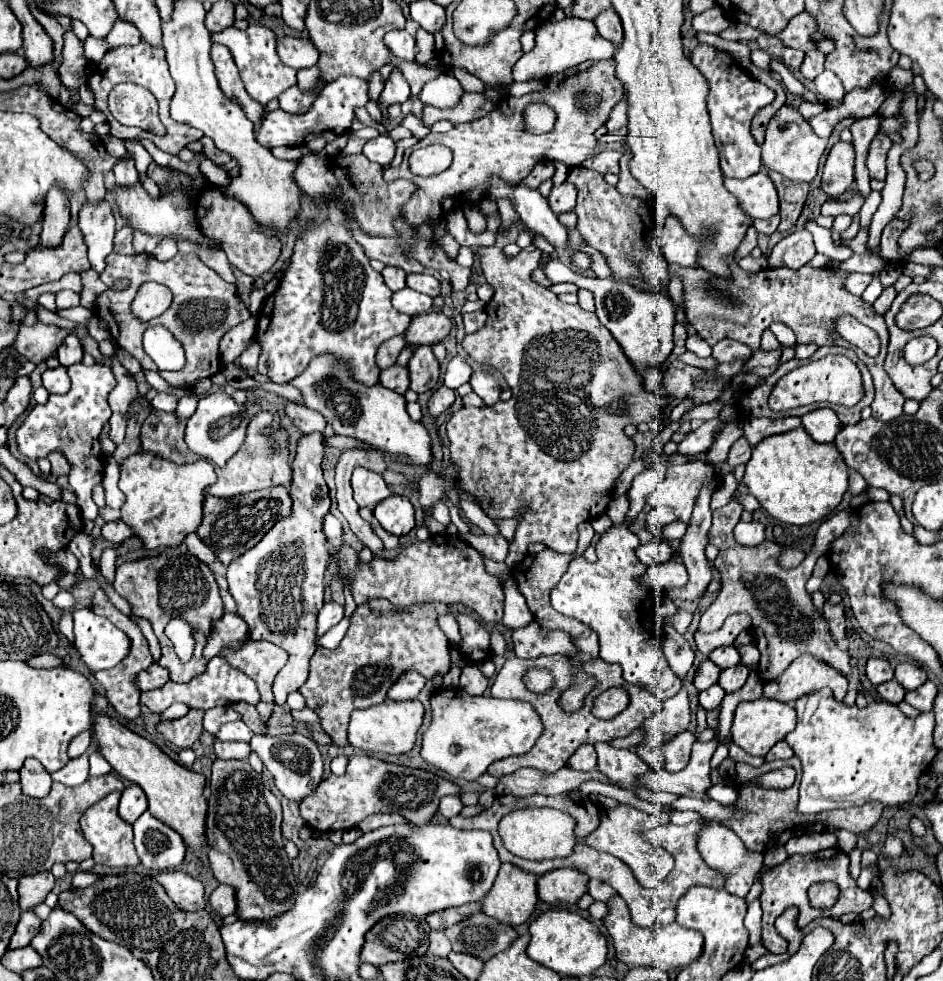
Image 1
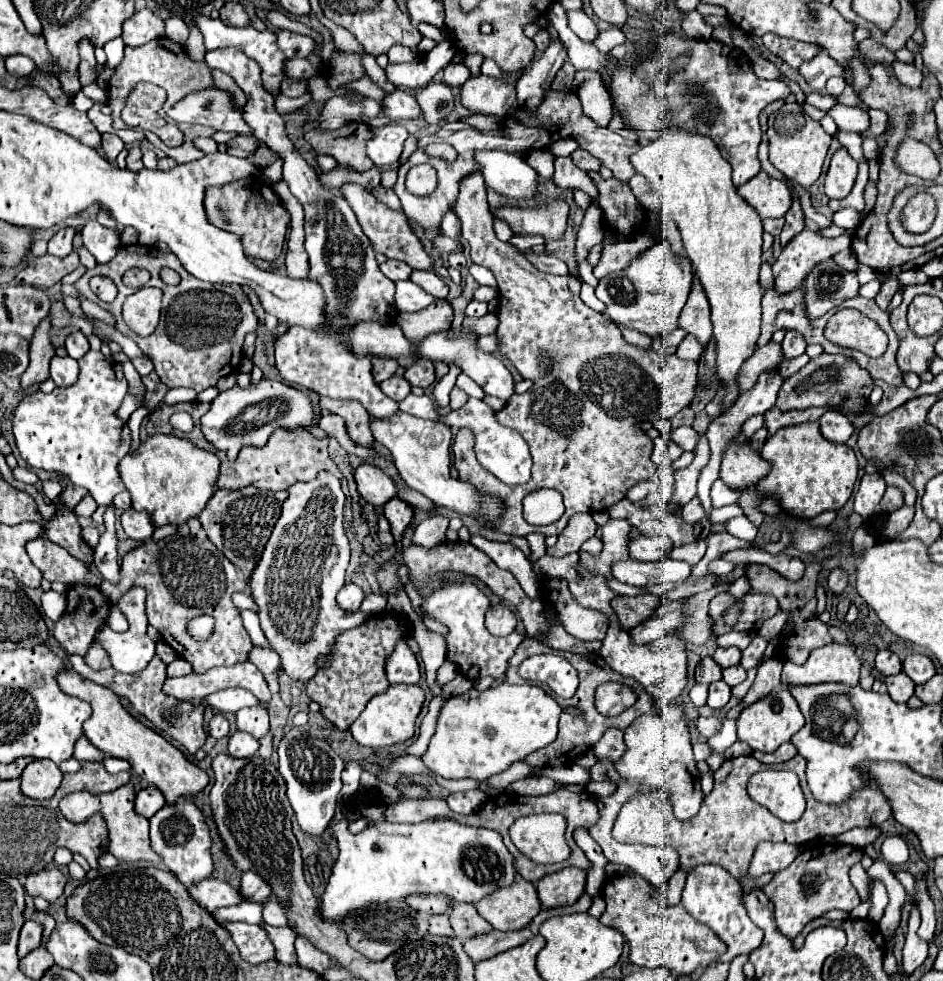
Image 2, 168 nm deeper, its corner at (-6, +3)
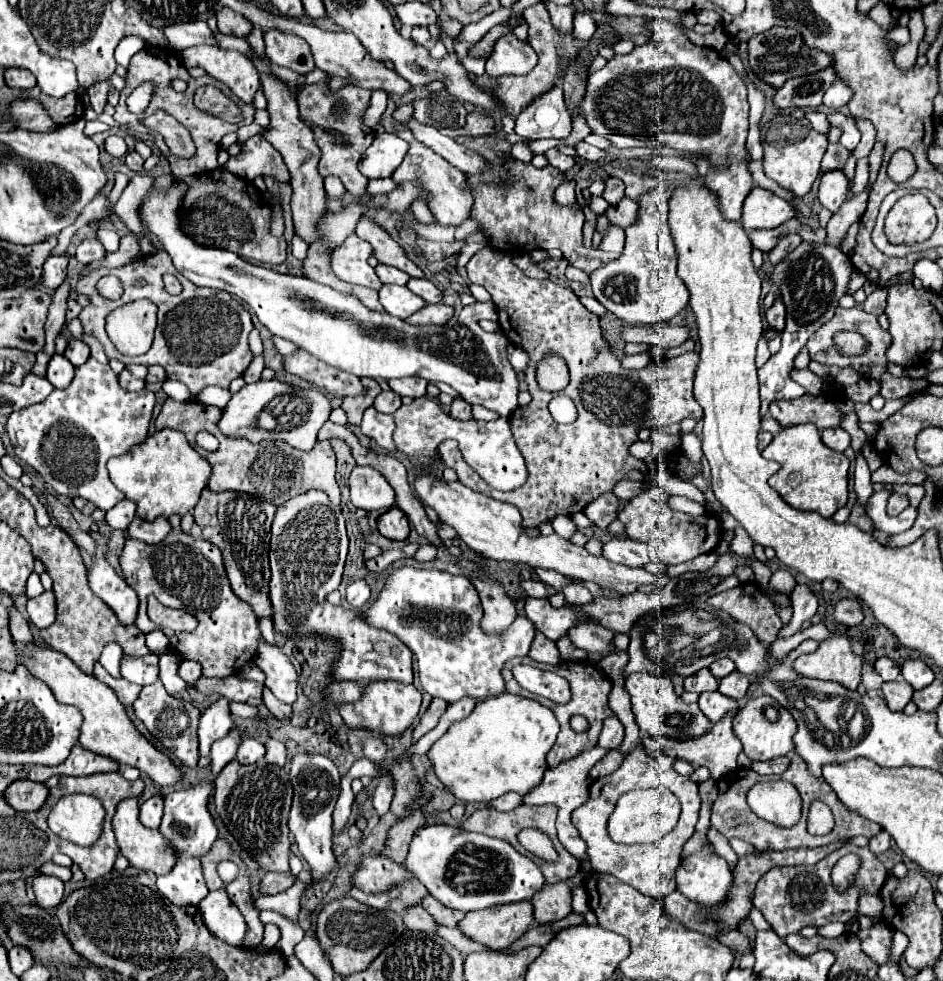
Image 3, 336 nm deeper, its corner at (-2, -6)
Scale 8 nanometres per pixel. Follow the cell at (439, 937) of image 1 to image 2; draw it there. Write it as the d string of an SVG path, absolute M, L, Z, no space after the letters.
M431 915L429 917L429 933L433 935L445 935L445 937L451 937L453 931L451 931L451 925L449 925L449 919L447 915Z

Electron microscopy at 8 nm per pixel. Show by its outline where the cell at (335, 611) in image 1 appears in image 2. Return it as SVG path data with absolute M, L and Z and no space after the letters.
M347 583L341 587L339 595L337 595L337 603L345 609L345 611L357 611L361 607L361 601L365 599L365 593L361 587L357 587L355 583Z

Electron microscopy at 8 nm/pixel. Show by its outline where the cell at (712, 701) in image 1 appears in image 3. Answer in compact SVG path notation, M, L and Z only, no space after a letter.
M703 692L699 696L699 708L701 712L711 720L711 722L717 722L721 720L725 714L729 712L735 712L739 706L737 700L729 698L729 696L723 696L721 692Z

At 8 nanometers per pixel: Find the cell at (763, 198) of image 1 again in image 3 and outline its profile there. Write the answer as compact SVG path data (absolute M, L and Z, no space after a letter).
M753 188L745 198L741 224L745 226L745 230L777 228L793 216L793 208L783 198L765 188Z

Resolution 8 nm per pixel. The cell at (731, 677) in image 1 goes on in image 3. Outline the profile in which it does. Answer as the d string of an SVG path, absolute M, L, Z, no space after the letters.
M733 670L729 676L719 680L719 692L729 698L735 698L735 700L745 696L747 686L749 686L749 678L745 674L741 674L739 670Z

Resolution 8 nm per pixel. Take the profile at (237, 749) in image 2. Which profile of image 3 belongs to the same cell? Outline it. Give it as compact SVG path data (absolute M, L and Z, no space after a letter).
M243 740L237 748L237 756L235 760L239 764L255 764L257 760L261 760L265 754L265 746L257 740Z

